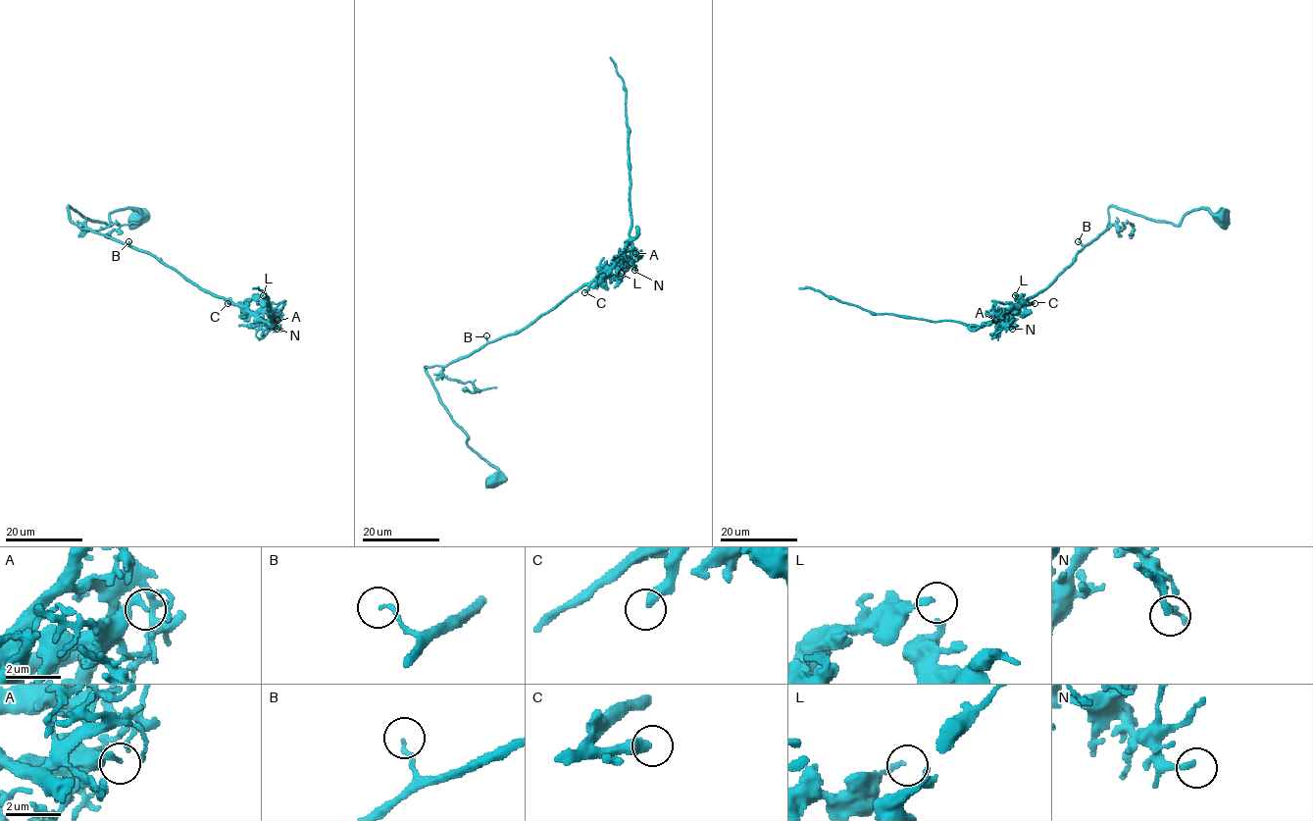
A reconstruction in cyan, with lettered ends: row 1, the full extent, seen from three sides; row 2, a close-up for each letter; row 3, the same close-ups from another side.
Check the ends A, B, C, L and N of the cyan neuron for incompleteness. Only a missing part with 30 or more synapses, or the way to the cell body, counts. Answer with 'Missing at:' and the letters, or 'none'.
Missing at: C

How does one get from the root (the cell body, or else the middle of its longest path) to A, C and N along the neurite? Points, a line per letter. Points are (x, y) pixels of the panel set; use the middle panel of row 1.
A: (492, 480), (497, 470), (467, 443), (425, 367), (447, 366), (516, 333), (635, 253)
C: (492, 480), (497, 470), (467, 443), (425, 367), (447, 366), (516, 333), (586, 283), (584, 292)
N: (492, 480), (497, 470), (467, 443), (425, 367), (447, 366), (516, 333), (618, 259), (627, 258), (634, 270)

